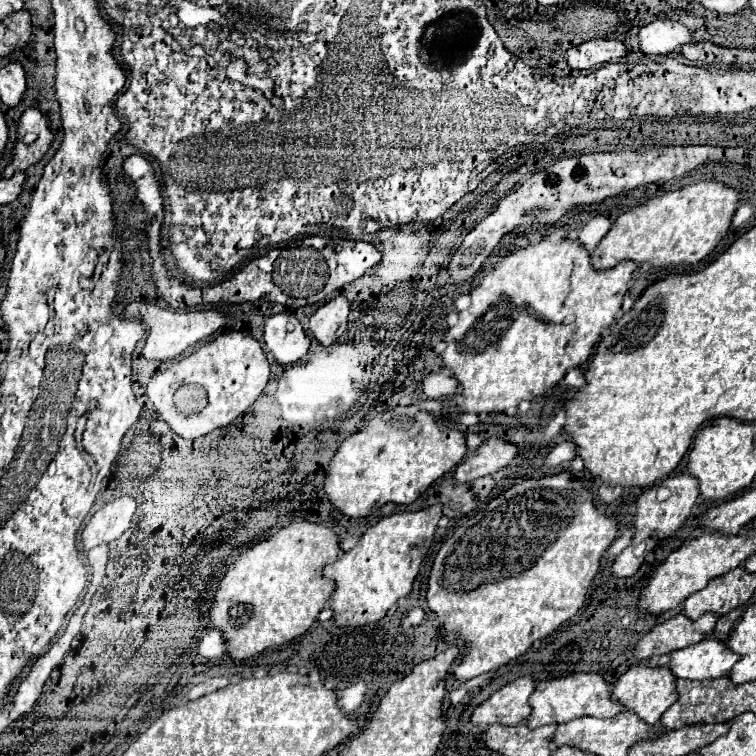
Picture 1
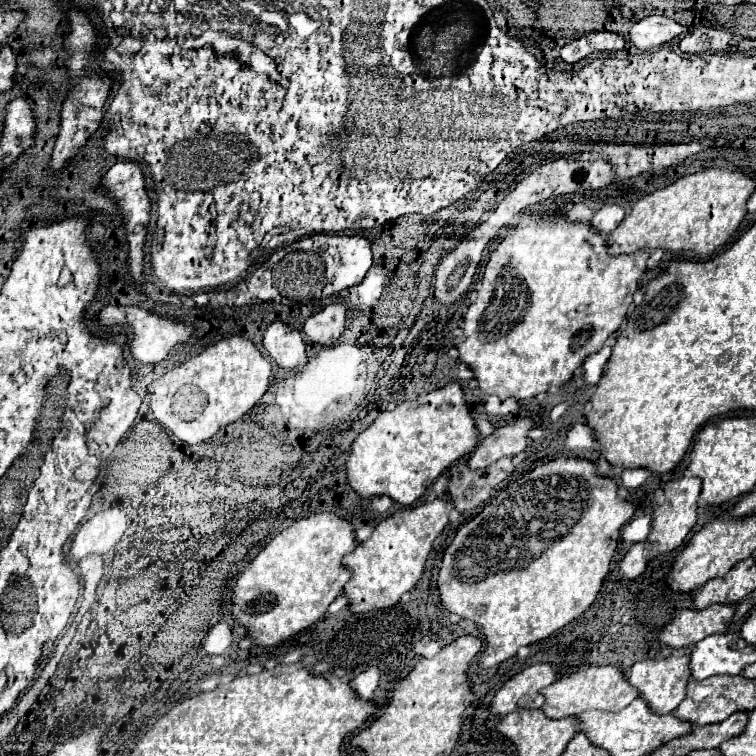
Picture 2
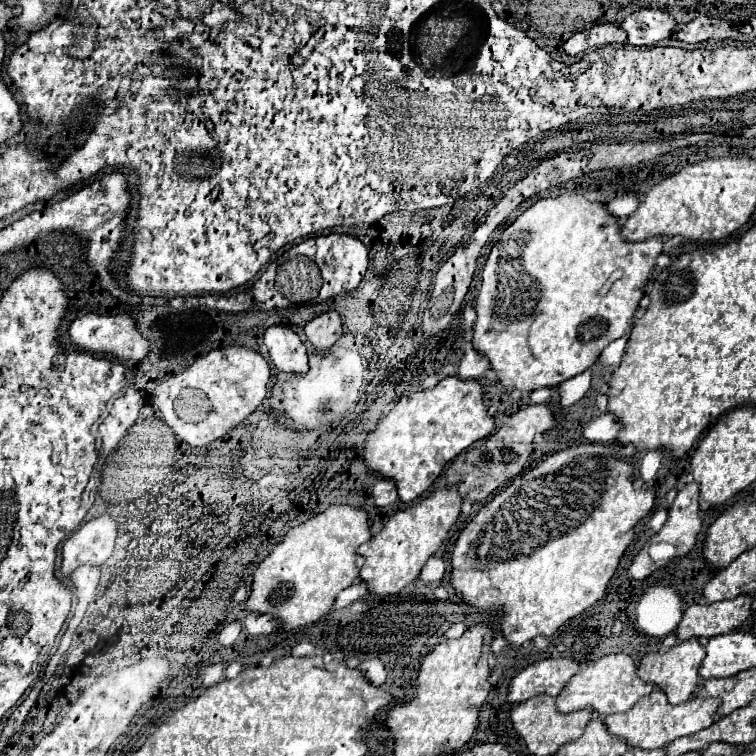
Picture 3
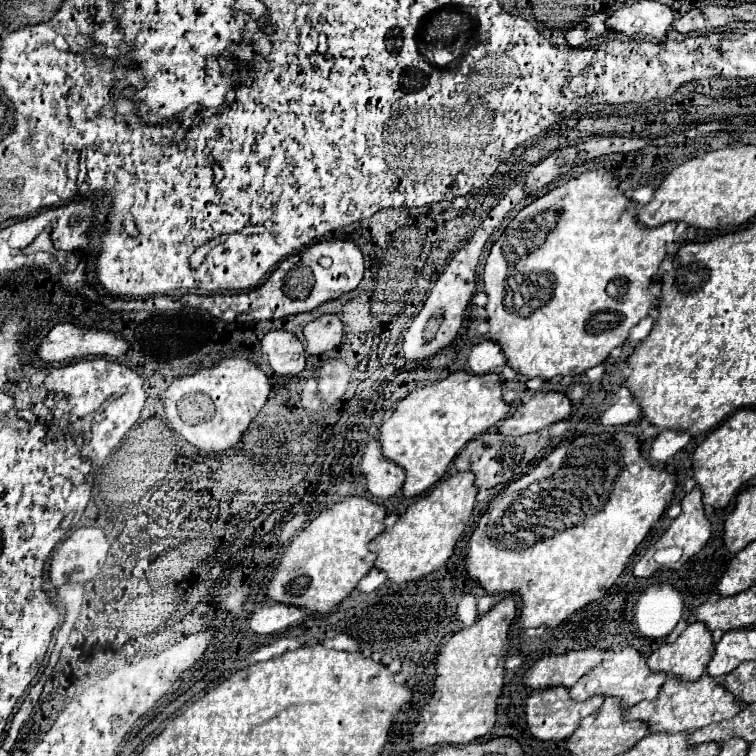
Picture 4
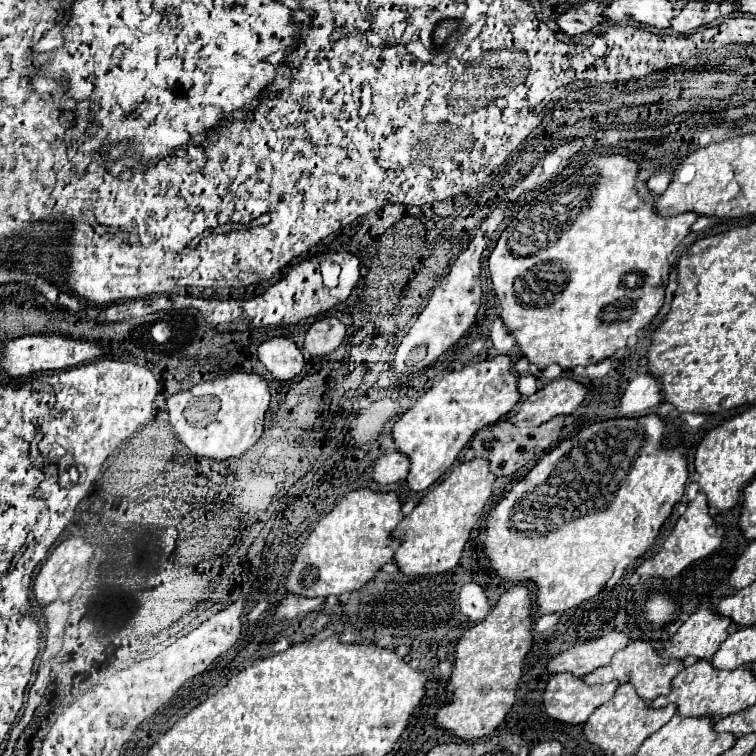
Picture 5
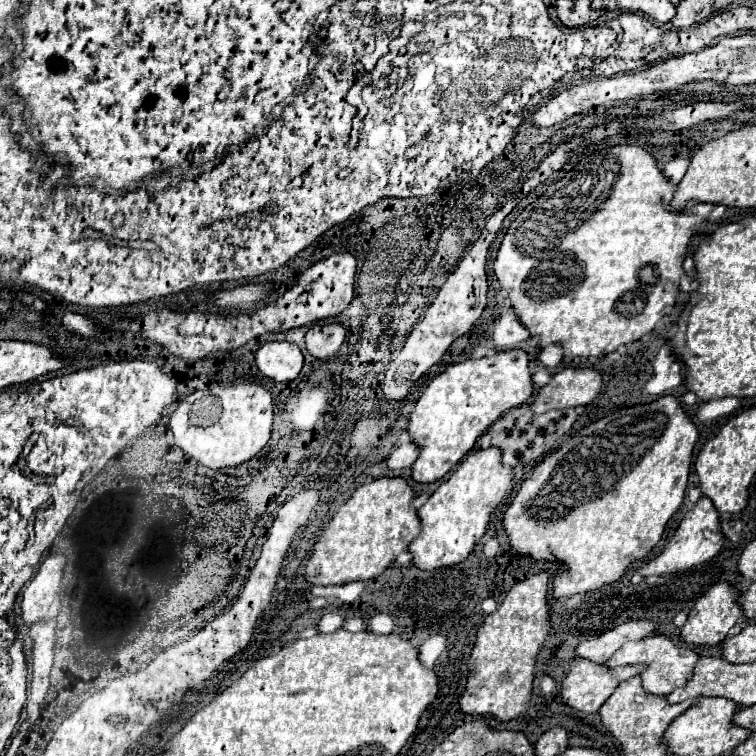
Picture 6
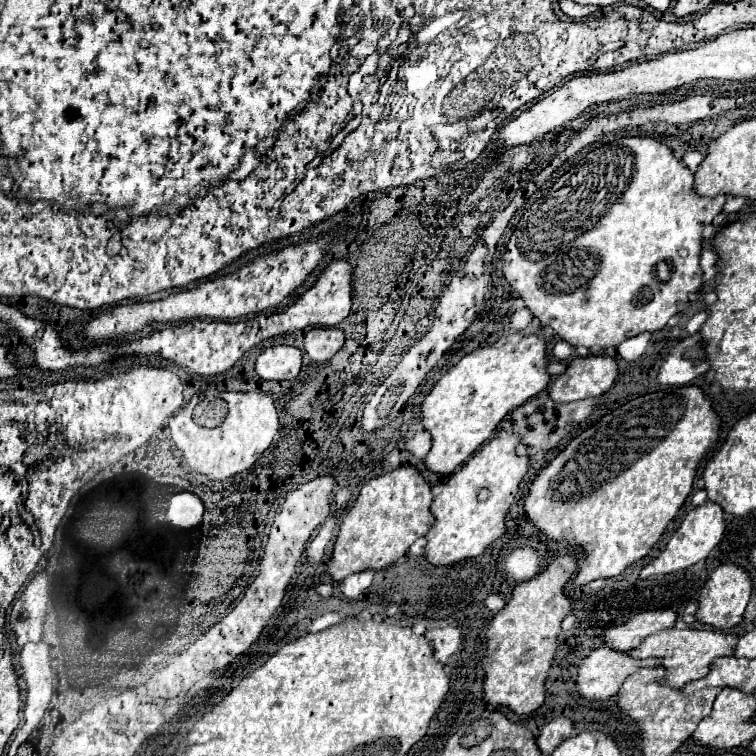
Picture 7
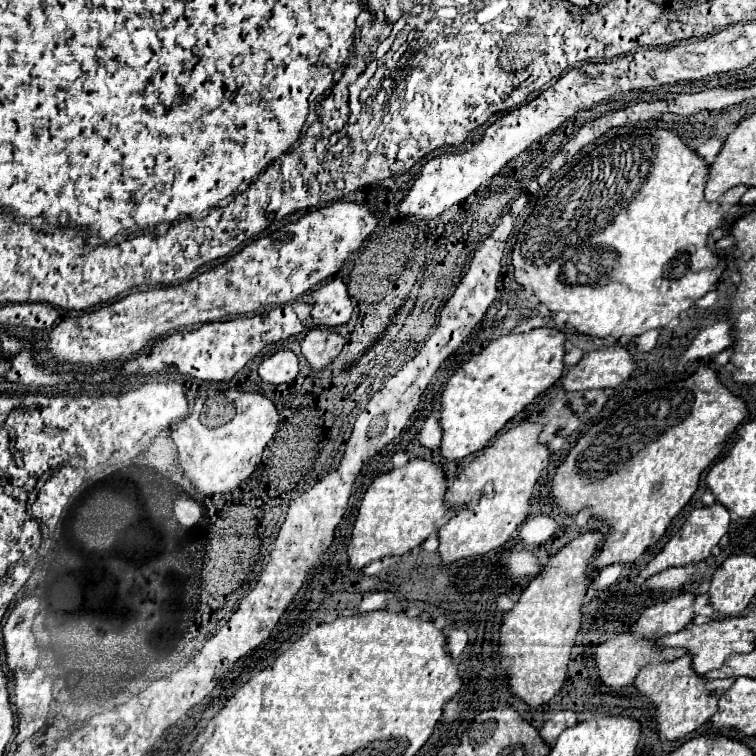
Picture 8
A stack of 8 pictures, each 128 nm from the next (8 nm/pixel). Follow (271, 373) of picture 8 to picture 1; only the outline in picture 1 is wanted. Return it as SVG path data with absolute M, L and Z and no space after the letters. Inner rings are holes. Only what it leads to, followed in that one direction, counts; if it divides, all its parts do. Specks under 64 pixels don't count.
M276 314L266 320L264 326L266 350L280 364L292 364L306 356L310 340L302 324L290 314Z

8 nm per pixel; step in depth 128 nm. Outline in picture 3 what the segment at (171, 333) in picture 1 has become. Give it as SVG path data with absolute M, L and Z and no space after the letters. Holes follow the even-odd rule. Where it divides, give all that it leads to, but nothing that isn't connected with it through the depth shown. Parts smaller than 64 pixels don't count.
M86 314L82 318L76 318L70 328L70 342L82 350L82 352L92 352L92 354L108 354L116 356L120 360L142 360L148 354L148 340L136 330L134 320L126 314L118 316L100 316L100 314Z

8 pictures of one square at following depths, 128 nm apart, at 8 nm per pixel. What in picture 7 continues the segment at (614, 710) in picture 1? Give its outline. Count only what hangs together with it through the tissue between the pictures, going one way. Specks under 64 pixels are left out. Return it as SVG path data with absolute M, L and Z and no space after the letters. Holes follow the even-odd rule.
M672 628L668 632L658 632L644 638L644 642L638 648L630 650L630 654L636 658L648 658L648 656L662 658L662 666L668 670L664 684L672 688L682 688L690 680L704 678L710 672L710 666L716 658L734 656L734 648L738 640L740 640L740 634L736 632L722 632L714 628L700 628L700 630L698 628L682 628L682 630Z

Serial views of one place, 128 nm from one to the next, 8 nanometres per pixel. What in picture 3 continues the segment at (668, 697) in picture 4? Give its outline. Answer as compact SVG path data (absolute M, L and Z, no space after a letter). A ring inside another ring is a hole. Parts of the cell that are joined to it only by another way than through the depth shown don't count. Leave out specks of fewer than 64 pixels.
M658 688L646 700L636 702L632 710L628 710L624 714L606 716L606 726L614 736L624 738L630 746L654 750L654 748L662 748L662 746L670 744L672 740L676 740L680 736L688 736L688 734L694 734L694 732L700 732L700 730L712 726L718 720L720 704L722 704L720 698L702 698L702 696L694 696L682 704L670 704L666 694L660 692L660 688Z

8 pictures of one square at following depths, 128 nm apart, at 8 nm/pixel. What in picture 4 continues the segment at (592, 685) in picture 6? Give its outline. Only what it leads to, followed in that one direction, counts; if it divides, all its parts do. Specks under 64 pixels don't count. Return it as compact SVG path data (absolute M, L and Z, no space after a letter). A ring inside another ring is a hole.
M550 686L550 688L544 688L540 690L538 694L532 694L528 700L526 700L526 720L528 720L528 728L530 728L530 734L538 740L546 740L546 742L558 742L558 740L564 740L568 738L580 724L582 718L586 718L588 714L596 712L604 702L604 696L590 696L588 700L584 702L576 702L570 698L570 692L568 688L564 686Z

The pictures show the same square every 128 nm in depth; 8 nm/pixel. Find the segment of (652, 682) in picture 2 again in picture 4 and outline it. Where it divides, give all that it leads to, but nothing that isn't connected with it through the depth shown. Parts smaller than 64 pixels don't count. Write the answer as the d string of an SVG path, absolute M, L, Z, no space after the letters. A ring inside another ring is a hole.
M690 622L672 644L662 644L648 658L652 670L664 670L686 680L696 680L706 672L714 656L712 632L704 622Z

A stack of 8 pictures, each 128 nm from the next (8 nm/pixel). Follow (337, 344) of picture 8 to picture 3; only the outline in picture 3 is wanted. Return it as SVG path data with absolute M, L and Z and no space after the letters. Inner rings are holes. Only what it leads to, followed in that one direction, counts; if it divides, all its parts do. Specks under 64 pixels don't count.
M324 312L306 324L304 334L316 350L328 350L342 336L342 320L338 312Z

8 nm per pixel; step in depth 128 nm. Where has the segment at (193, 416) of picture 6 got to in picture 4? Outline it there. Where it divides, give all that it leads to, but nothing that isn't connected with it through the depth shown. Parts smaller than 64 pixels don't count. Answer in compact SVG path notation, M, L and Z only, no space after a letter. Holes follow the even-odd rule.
M226 358L214 368L174 380L162 394L162 402L168 422L190 444L206 452L224 452L242 440L254 416L266 404L268 392L268 376L256 364L246 358ZM168 398L176 398L176 402L168 402Z

